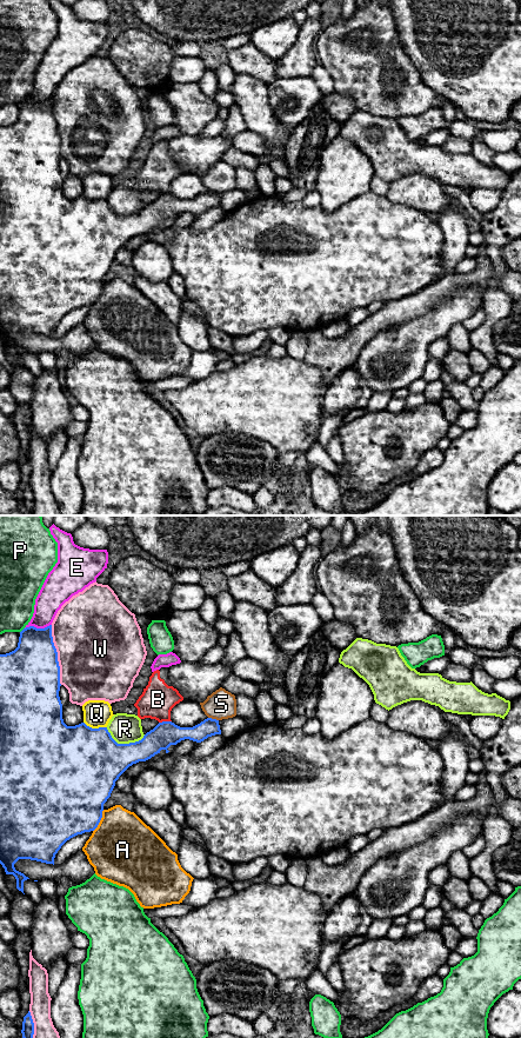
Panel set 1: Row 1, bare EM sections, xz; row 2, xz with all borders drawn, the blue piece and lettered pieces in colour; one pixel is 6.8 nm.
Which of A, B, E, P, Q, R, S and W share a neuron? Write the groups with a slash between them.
A / B S / E / P / Q / R / W

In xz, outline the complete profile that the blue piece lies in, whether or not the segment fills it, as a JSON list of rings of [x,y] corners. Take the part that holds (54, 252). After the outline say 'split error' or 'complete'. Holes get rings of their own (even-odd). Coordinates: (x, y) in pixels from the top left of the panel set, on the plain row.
[[[52,98],[45,101],[29,99],[20,105],[18,120],[0,127],[0,337],[6,347],[16,352],[24,366],[24,354],[29,352],[15,342],[19,332],[31,332],[54,338],[61,319],[71,311],[94,304],[101,291],[103,277],[111,270],[119,249],[133,237],[146,234],[171,218],[189,212],[201,215],[221,207],[219,193],[207,191],[193,200],[180,200],[172,194],[159,195],[135,215],[118,217],[107,200],[92,201],[85,195],[67,199],[62,192],[60,139],[53,115]]] | complete

